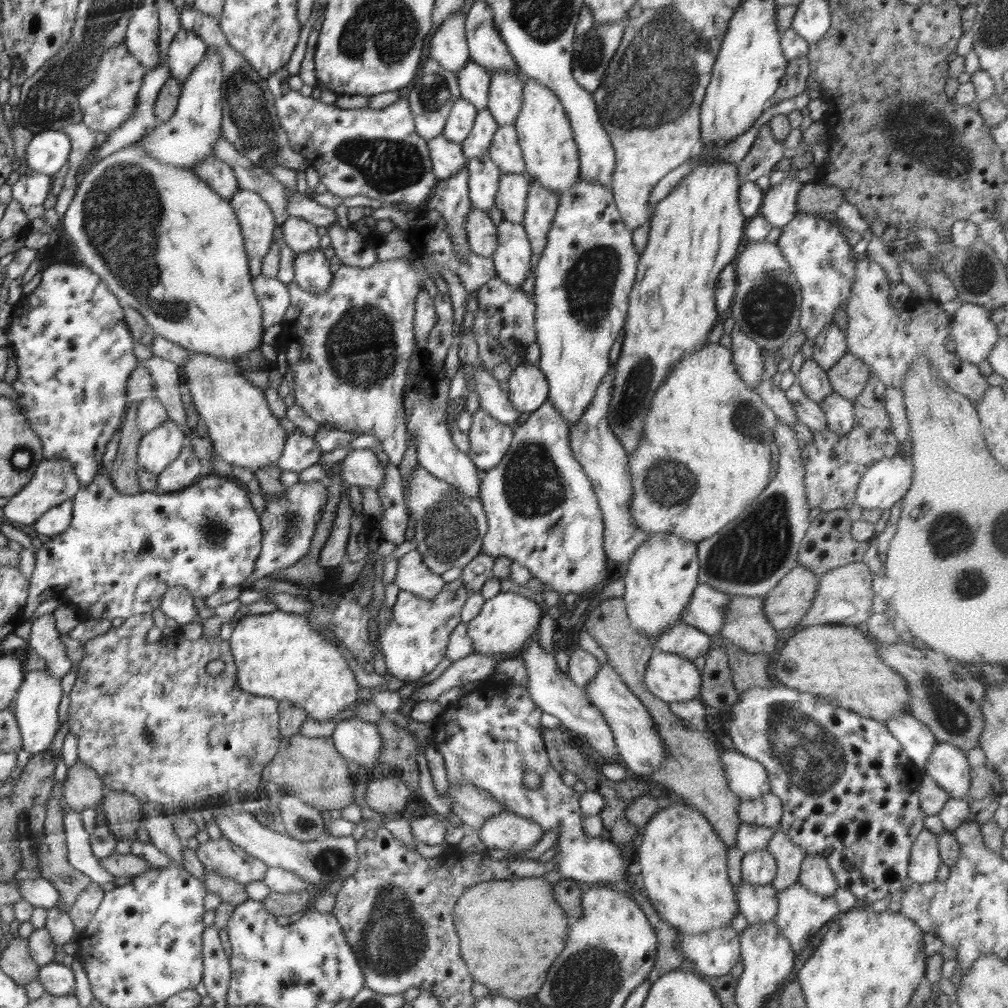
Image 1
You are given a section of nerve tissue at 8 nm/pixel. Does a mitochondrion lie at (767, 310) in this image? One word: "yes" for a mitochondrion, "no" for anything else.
yes

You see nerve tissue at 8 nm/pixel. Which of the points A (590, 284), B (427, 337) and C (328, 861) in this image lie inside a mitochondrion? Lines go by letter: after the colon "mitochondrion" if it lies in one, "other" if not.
A: mitochondrion
B: other
C: mitochondrion

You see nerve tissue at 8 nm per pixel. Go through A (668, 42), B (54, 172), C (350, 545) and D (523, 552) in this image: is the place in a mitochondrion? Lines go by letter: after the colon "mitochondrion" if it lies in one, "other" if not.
A: mitochondrion
B: other
C: other
D: other

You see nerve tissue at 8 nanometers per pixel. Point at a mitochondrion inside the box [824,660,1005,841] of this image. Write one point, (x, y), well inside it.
(951, 716)

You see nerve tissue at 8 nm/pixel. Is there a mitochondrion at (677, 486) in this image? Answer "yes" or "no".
yes

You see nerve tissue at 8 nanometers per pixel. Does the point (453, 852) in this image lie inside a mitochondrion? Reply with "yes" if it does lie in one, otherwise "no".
no

